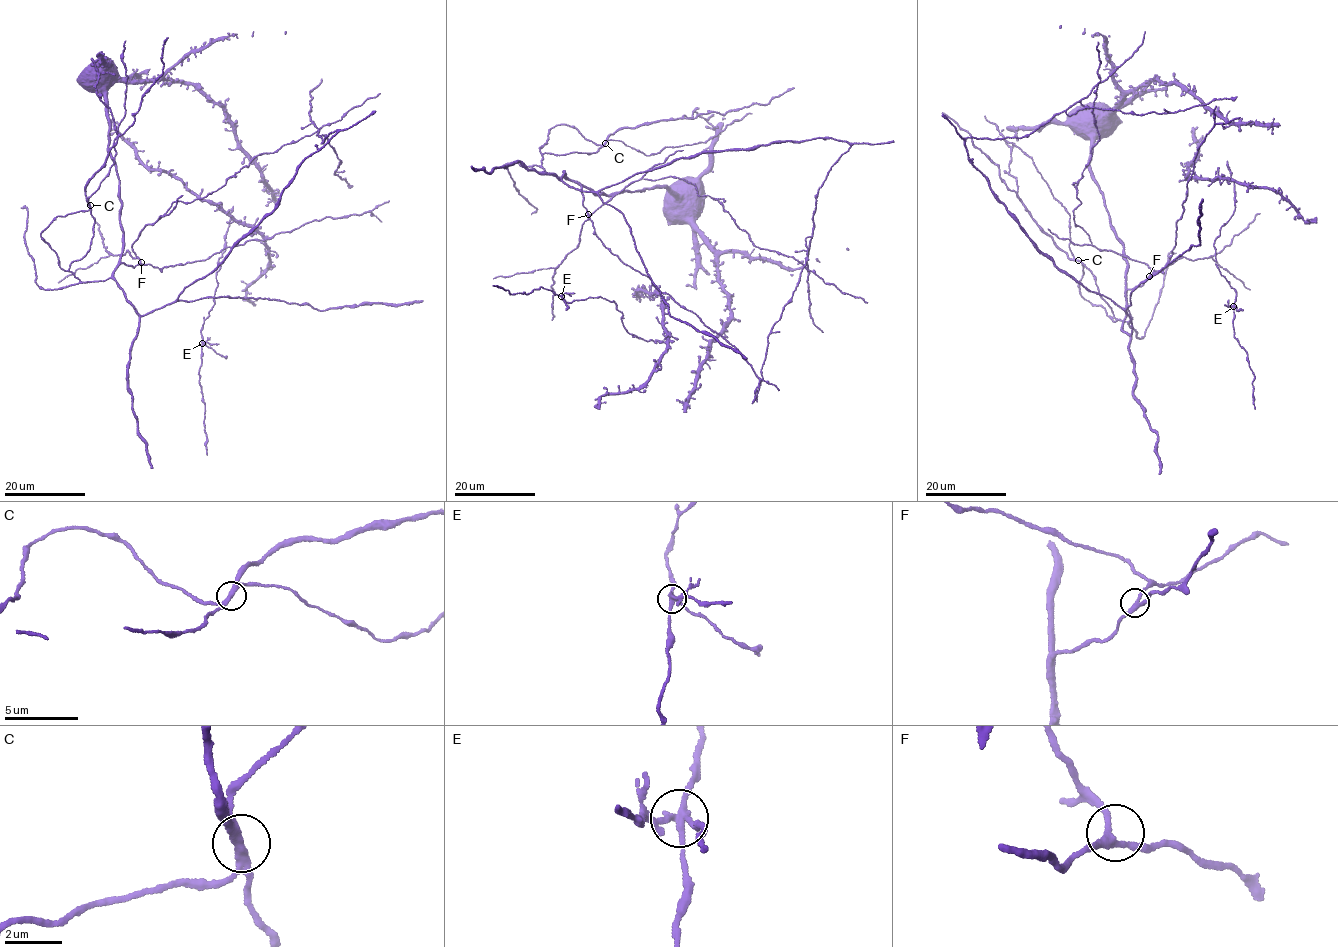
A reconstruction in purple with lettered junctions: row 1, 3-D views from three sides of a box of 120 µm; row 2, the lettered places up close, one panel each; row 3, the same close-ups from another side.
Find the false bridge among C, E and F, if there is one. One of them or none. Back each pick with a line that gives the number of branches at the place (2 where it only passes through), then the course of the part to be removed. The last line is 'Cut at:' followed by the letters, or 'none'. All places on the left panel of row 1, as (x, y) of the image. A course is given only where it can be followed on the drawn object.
E: 4 | (202, 342), (226, 358)
Cut at: E

